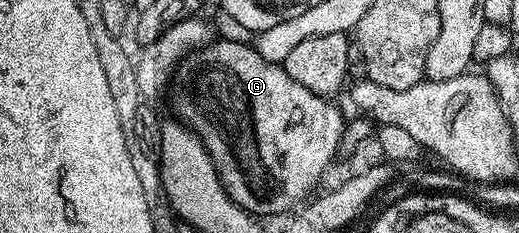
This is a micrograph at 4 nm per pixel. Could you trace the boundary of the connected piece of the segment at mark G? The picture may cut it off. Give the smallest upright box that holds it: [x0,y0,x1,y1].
[169,37,345,217]

